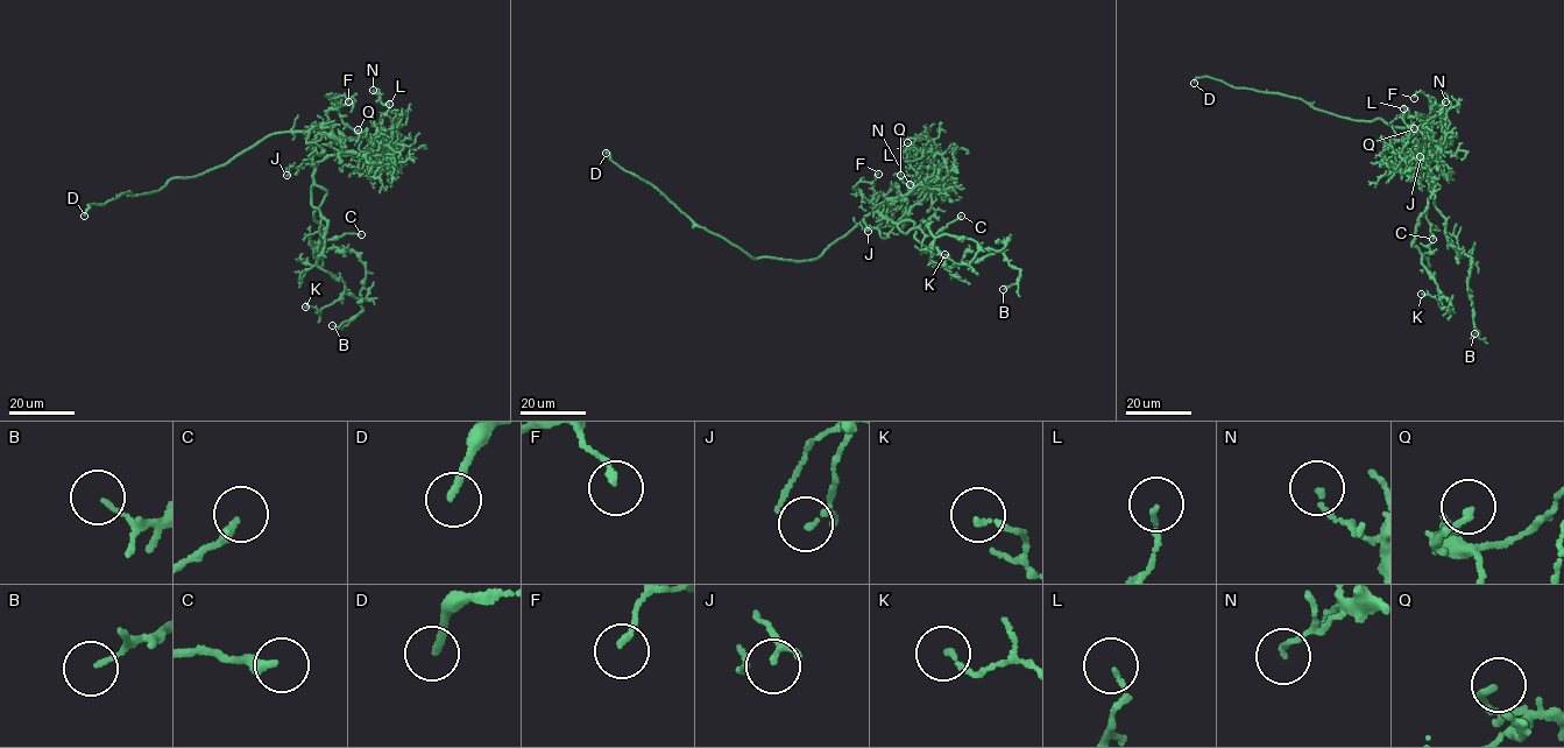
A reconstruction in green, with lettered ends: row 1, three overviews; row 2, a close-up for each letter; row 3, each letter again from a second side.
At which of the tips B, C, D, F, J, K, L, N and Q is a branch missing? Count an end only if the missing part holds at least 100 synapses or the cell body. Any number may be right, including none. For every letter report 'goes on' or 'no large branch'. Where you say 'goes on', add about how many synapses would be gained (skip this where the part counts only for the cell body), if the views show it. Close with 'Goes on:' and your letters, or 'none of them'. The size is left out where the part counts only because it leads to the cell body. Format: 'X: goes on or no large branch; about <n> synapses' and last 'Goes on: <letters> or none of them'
B: no large branch
C: no large branch
D: goes on
F: no large branch
J: no large branch
K: no large branch
L: no large branch
N: no large branch
Q: no large branch
Goes on: D

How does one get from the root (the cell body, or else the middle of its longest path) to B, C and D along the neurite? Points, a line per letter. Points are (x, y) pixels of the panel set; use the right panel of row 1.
B: (1430, 115), (1423, 127), (1427, 177), (1446, 240), (1472, 259), (1467, 294), (1474, 333)
C: (1430, 115), (1423, 134), (1431, 184), (1427, 219), (1432, 239)
D: (1430, 115), (1419, 128), (1401, 127), (1378, 118), (1342, 118), (1299, 98), (1233, 87), (1207, 76), (1194, 83)

